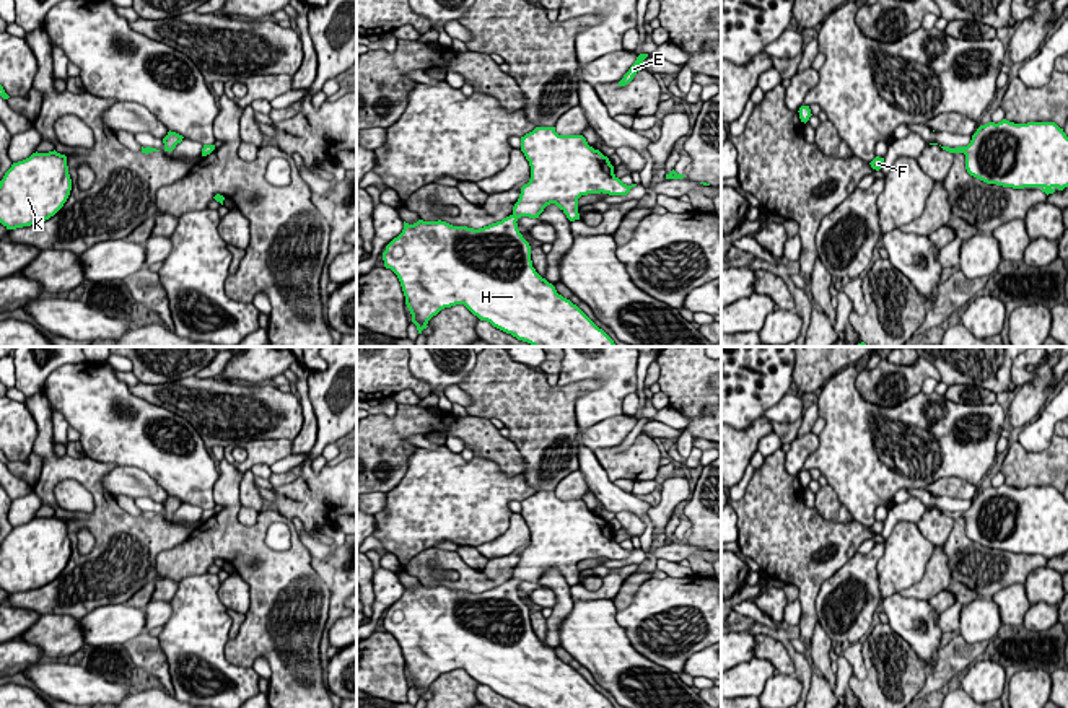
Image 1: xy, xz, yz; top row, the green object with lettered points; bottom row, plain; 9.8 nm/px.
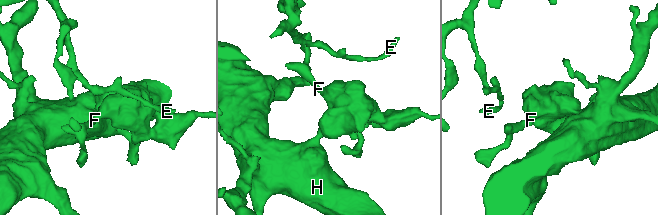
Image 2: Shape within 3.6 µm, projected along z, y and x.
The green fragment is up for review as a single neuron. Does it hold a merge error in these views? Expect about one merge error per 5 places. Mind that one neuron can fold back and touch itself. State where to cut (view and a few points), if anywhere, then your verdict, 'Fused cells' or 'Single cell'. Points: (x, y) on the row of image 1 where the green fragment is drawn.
No split. Single cell

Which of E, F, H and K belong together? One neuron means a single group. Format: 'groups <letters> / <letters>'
groups E F H K

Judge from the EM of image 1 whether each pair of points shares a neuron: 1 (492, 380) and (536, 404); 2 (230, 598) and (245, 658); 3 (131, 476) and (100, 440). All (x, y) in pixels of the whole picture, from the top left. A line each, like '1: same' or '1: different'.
1: same
2: different
3: different

